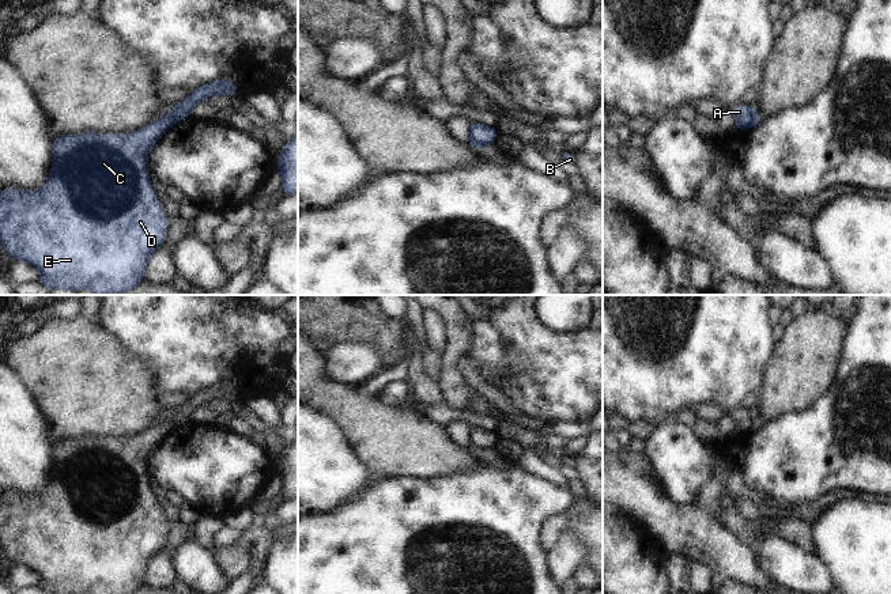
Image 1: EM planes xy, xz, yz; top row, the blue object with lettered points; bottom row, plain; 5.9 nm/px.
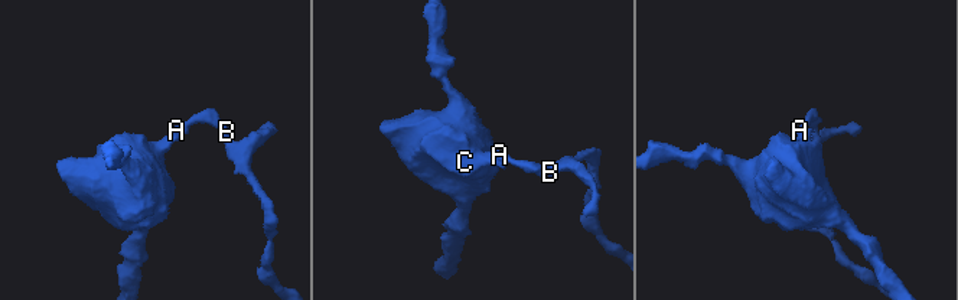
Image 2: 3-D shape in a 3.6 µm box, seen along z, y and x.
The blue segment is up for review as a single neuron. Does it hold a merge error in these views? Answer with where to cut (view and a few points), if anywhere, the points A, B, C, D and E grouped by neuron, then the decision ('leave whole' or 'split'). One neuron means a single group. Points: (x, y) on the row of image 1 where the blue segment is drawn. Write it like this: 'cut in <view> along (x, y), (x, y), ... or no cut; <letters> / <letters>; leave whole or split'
cut in yz along (754, 113), (748, 127); A B / C D E; split

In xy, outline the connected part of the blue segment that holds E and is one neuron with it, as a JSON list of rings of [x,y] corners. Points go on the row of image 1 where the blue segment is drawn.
[[[167,113],[166,116],[151,121],[144,128],[129,135],[83,132],[80,135],[56,136],[53,140],[54,160],[49,178],[41,189],[31,192],[22,189],[0,189],[0,245],[4,247],[7,256],[11,260],[34,265],[39,272],[39,284],[48,290],[64,288],[78,292],[83,288],[88,288],[95,295],[118,295],[141,283],[148,264],[147,258],[163,245],[167,226],[167,216],[165,215],[162,204],[151,188],[151,179],[147,171],[147,154],[173,124],[174,122],[170,120]]]

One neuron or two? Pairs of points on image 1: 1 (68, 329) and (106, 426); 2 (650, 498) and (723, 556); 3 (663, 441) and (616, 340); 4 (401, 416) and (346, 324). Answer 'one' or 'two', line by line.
1: one
2: one
3: two
4: two

